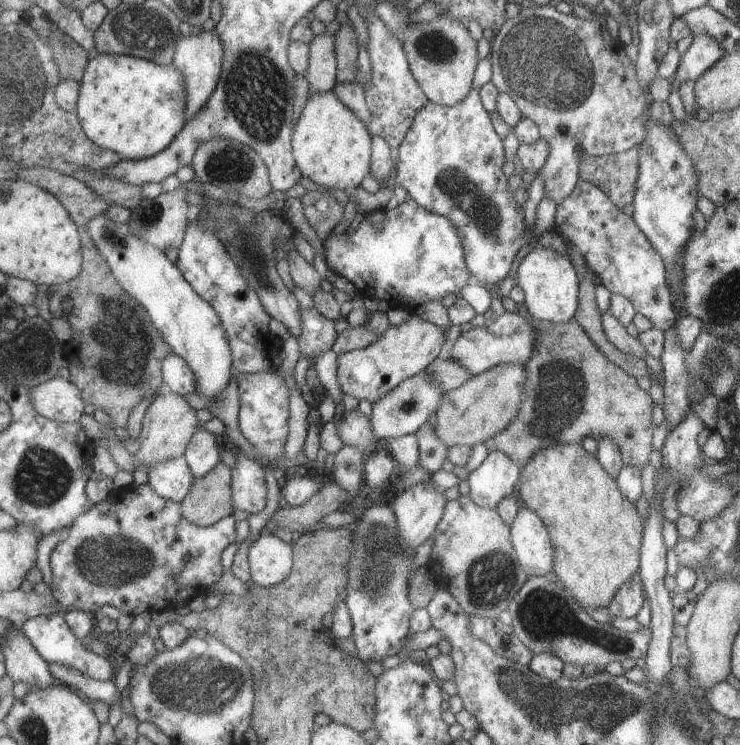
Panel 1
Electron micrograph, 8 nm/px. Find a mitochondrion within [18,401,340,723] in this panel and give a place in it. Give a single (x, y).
(104, 563)

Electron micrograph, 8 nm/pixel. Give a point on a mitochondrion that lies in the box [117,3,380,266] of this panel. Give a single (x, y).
(257, 91)

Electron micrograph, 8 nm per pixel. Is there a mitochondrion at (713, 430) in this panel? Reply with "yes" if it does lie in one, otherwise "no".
no

